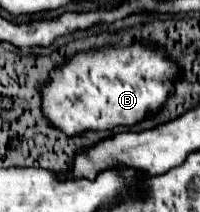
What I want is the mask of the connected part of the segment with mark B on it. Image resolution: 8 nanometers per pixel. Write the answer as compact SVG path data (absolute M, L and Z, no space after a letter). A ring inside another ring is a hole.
M133 43L125 49L79 53L51 73L47 87L41 91L41 109L45 117L69 137L89 129L107 131L117 125L133 125L141 121L147 111L157 111L165 103L179 71L163 49L153 51L143 43Z

